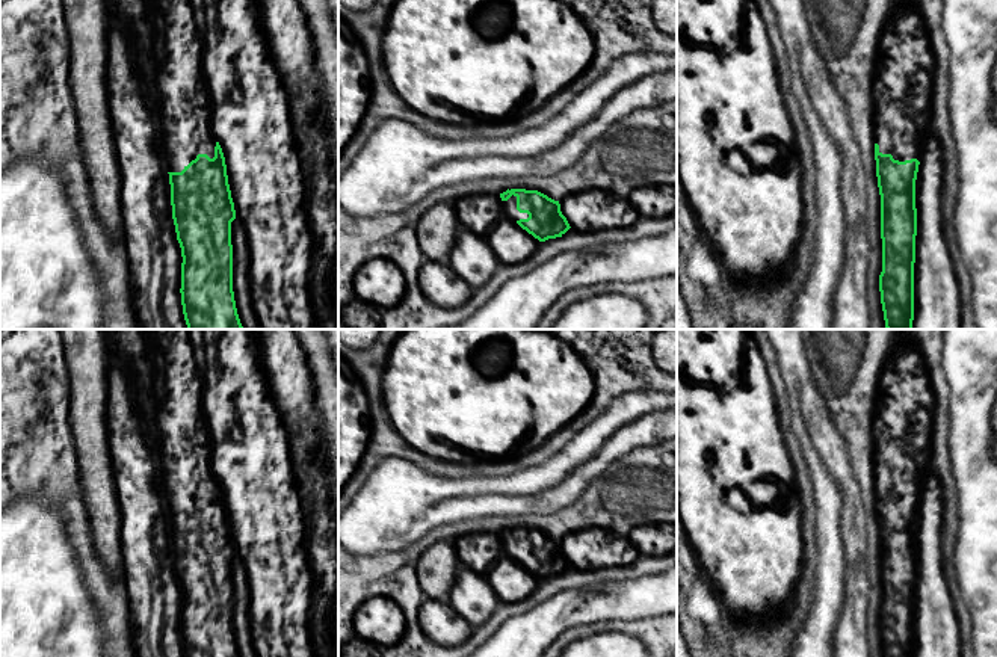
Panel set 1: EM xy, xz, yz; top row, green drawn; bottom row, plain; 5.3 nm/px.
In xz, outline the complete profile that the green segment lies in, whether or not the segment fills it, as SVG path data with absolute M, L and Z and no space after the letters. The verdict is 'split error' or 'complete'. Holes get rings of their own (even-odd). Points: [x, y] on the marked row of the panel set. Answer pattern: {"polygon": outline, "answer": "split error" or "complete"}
{"polygon": "M508 189L500 198L503 217L517 222L539 242L562 237L571 228L559 201L538 190Z", "answer": "split error"}

